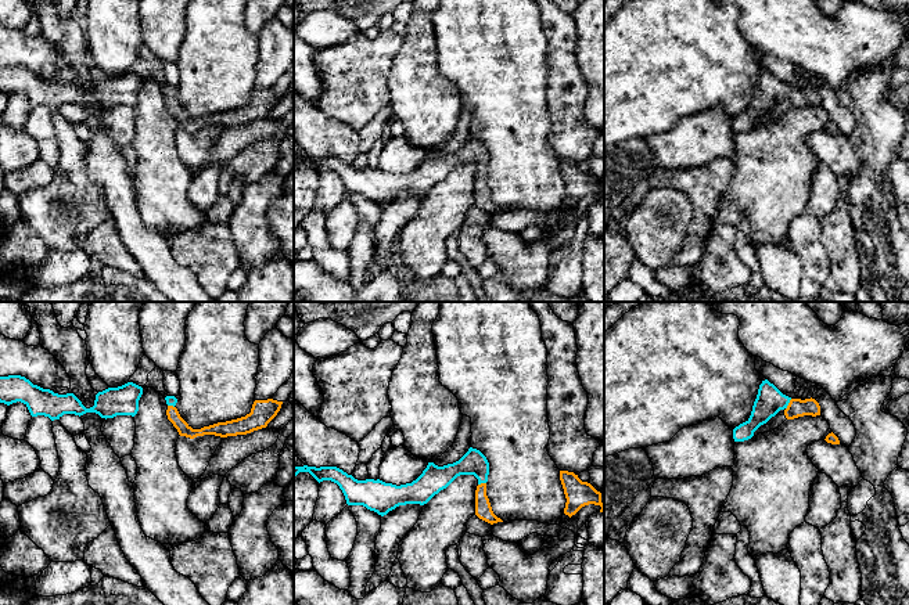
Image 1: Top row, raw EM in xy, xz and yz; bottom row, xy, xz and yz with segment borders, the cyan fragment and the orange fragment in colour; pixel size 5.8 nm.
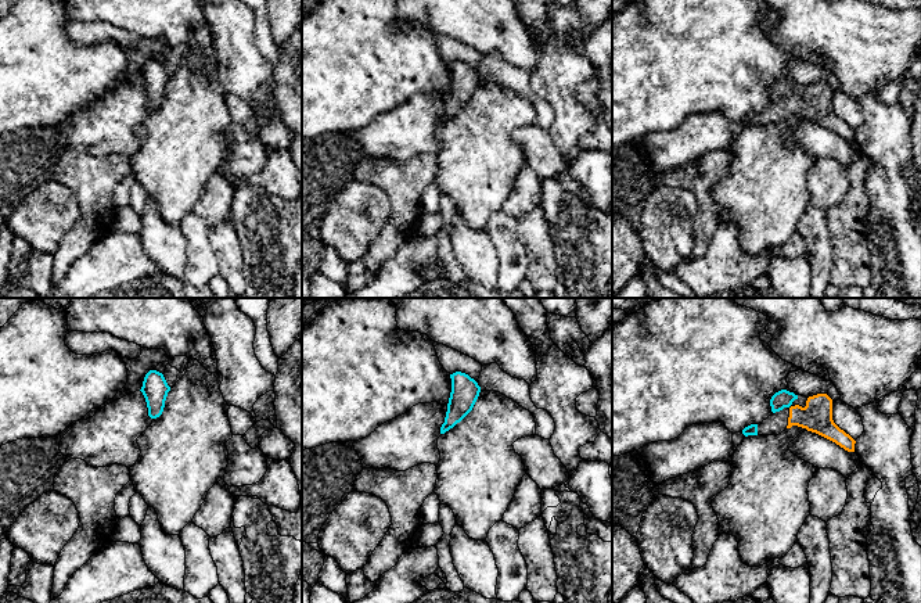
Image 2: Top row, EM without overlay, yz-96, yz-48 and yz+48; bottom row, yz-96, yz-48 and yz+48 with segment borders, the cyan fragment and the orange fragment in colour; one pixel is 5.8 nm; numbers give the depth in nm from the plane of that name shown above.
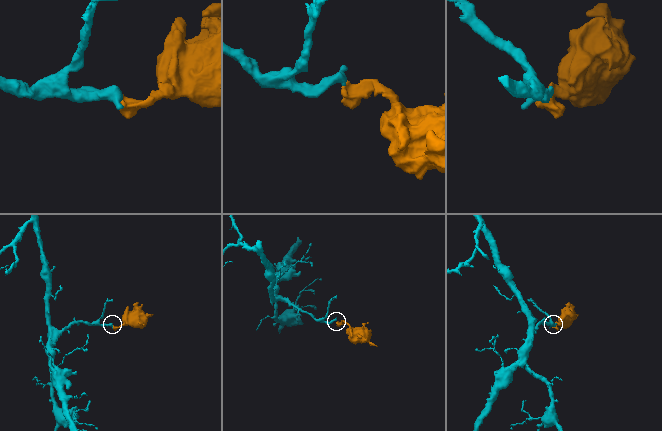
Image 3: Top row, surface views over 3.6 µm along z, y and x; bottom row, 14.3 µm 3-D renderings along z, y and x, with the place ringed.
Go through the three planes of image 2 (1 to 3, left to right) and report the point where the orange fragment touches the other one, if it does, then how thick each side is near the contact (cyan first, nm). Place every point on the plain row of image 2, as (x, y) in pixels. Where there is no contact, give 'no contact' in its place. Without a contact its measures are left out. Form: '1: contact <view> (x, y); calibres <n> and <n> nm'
1: no contact
2: no contact
3: no contact

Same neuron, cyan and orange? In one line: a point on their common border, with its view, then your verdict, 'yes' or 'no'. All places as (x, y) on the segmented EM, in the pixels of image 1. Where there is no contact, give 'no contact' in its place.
meets cyan in yz at (787, 404); yes

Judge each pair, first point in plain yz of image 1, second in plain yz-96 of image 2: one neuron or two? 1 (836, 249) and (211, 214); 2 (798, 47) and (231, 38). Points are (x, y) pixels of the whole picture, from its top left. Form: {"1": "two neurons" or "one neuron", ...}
{"1": "two neurons", "2": "two neurons"}

